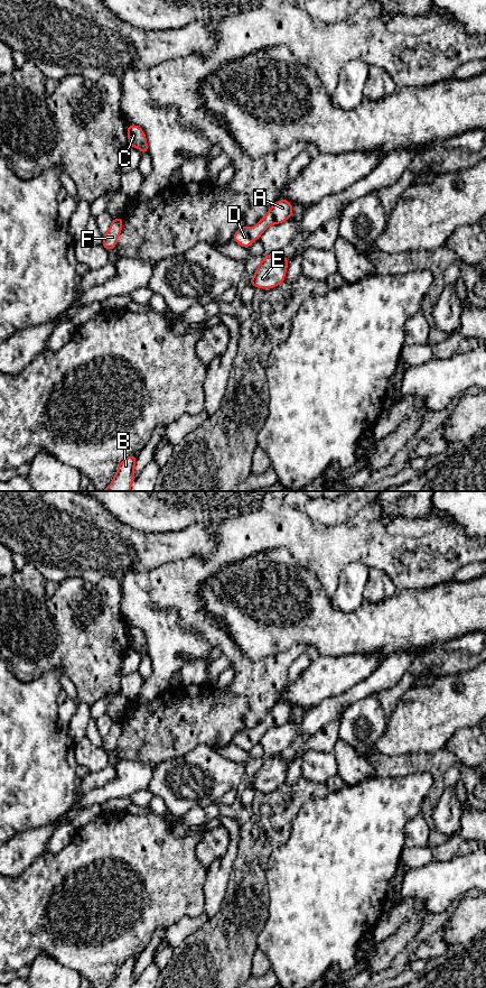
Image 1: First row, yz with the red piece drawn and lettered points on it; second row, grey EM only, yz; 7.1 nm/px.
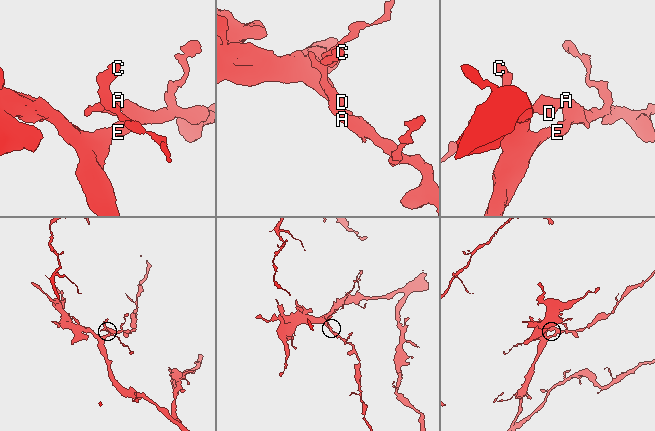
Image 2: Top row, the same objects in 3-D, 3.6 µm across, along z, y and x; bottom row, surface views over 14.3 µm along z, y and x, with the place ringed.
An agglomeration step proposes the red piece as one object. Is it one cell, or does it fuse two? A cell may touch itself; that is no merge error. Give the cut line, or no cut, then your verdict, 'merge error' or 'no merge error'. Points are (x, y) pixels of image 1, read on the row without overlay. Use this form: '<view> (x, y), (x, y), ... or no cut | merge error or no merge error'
no cut | no merge error

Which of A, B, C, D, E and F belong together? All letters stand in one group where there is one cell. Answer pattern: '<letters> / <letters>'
A B C D E F

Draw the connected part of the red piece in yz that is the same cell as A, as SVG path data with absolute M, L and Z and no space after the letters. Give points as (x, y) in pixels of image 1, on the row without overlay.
M287 702L275 704L252 731L242 729L233 737L233 742L244 750L249 750L253 742L260 741L262 735L272 727L284 724L293 718L292 707Z

